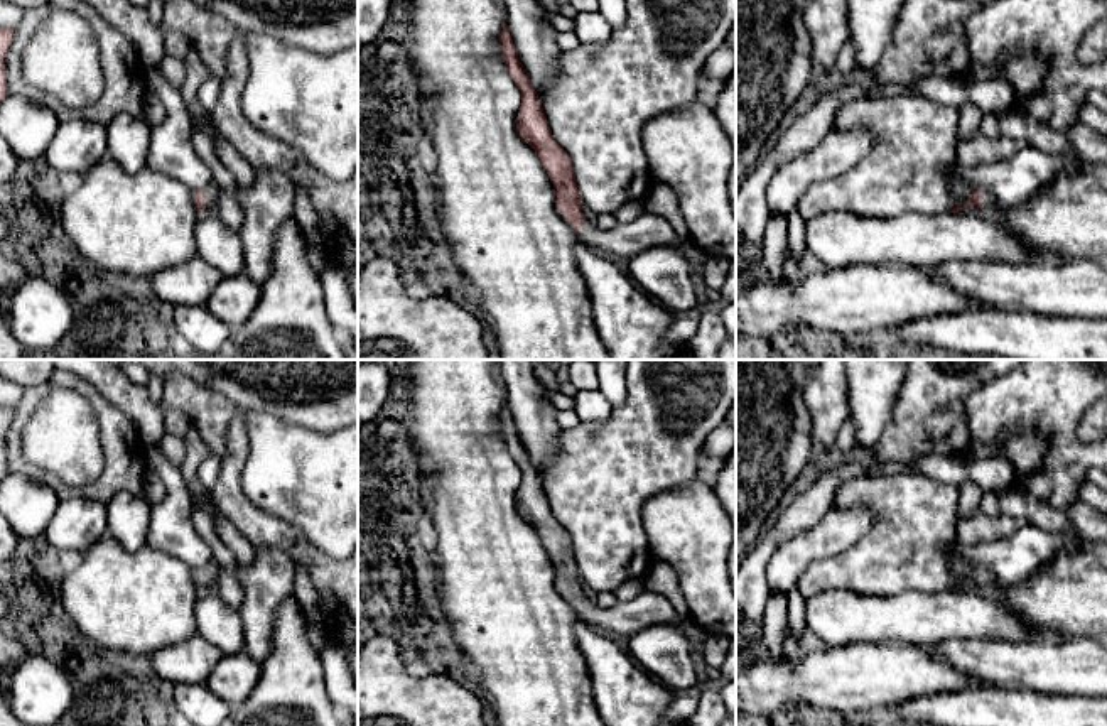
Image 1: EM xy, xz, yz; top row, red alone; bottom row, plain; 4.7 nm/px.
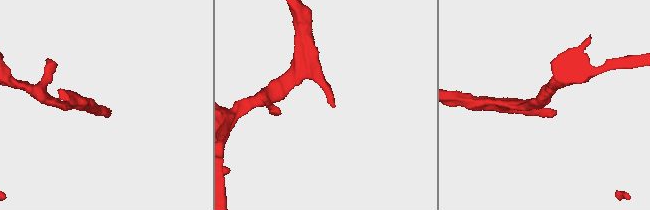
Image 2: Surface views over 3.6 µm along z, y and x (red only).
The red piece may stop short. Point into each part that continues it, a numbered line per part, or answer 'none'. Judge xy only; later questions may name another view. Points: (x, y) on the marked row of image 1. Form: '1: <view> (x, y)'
1: xy (211, 193)

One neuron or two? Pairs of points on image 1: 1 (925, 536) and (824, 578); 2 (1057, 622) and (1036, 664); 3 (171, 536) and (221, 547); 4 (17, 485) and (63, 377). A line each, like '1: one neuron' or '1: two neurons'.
1: one neuron
2: two neurons
3: two neurons
4: two neurons

